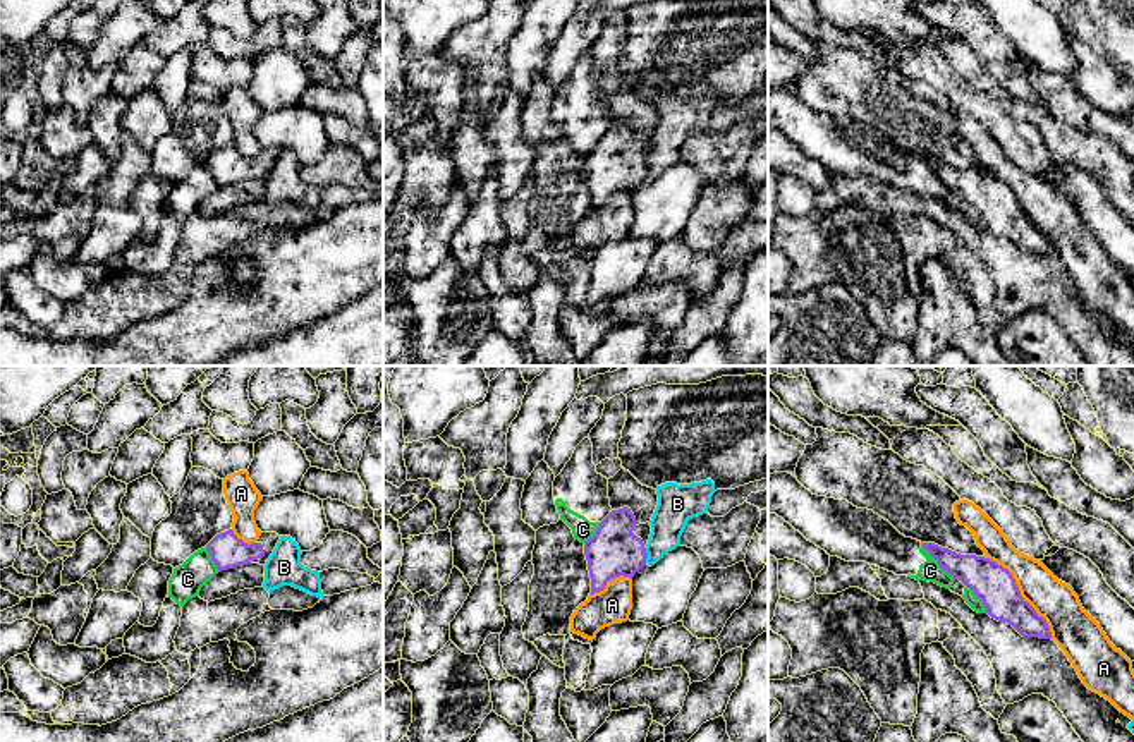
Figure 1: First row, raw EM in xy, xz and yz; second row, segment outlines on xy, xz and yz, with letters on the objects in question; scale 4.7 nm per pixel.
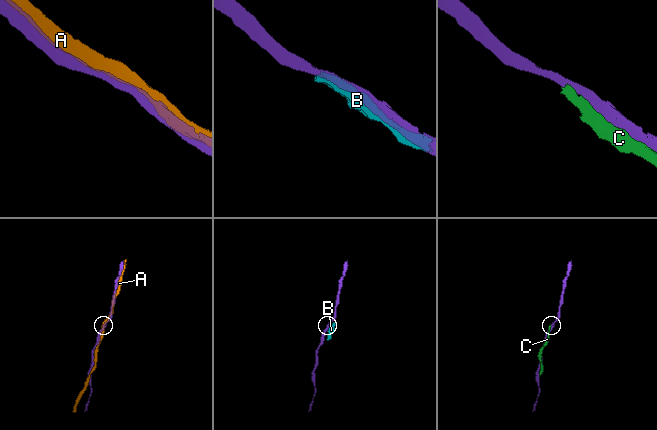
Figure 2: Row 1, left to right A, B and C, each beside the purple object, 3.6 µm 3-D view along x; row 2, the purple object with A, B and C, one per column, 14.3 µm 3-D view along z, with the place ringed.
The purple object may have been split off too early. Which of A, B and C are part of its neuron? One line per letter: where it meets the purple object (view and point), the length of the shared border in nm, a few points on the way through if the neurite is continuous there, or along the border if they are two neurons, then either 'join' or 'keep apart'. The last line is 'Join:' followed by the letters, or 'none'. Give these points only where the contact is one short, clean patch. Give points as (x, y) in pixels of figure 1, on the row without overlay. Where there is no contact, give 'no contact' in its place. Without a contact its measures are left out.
A: yz (1019, 210) | 480 nm | keep apart
B: xz (646, 170) | 70 nm | keep apart
C: yz (937, 176) | 220 nm | keep apart
Join: none

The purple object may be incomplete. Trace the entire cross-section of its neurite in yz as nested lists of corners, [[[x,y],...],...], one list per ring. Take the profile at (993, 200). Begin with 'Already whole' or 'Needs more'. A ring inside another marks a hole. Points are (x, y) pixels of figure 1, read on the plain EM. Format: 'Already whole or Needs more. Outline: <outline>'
Already whole. Outline: [[[935,158],[921,160],[943,186],[974,206],[991,234],[1007,237],[1022,252],[1052,254],[1046,235],[1021,211],[1007,184],[985,172],[960,170]]]

